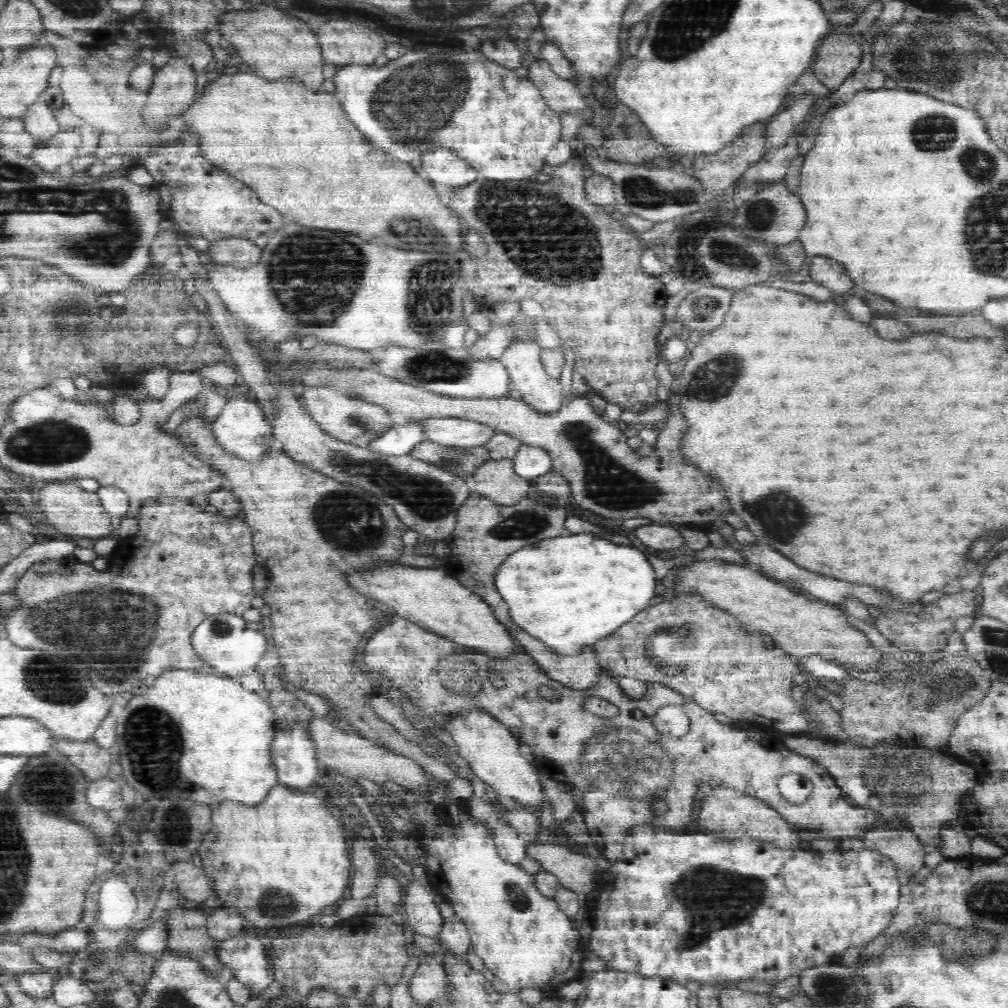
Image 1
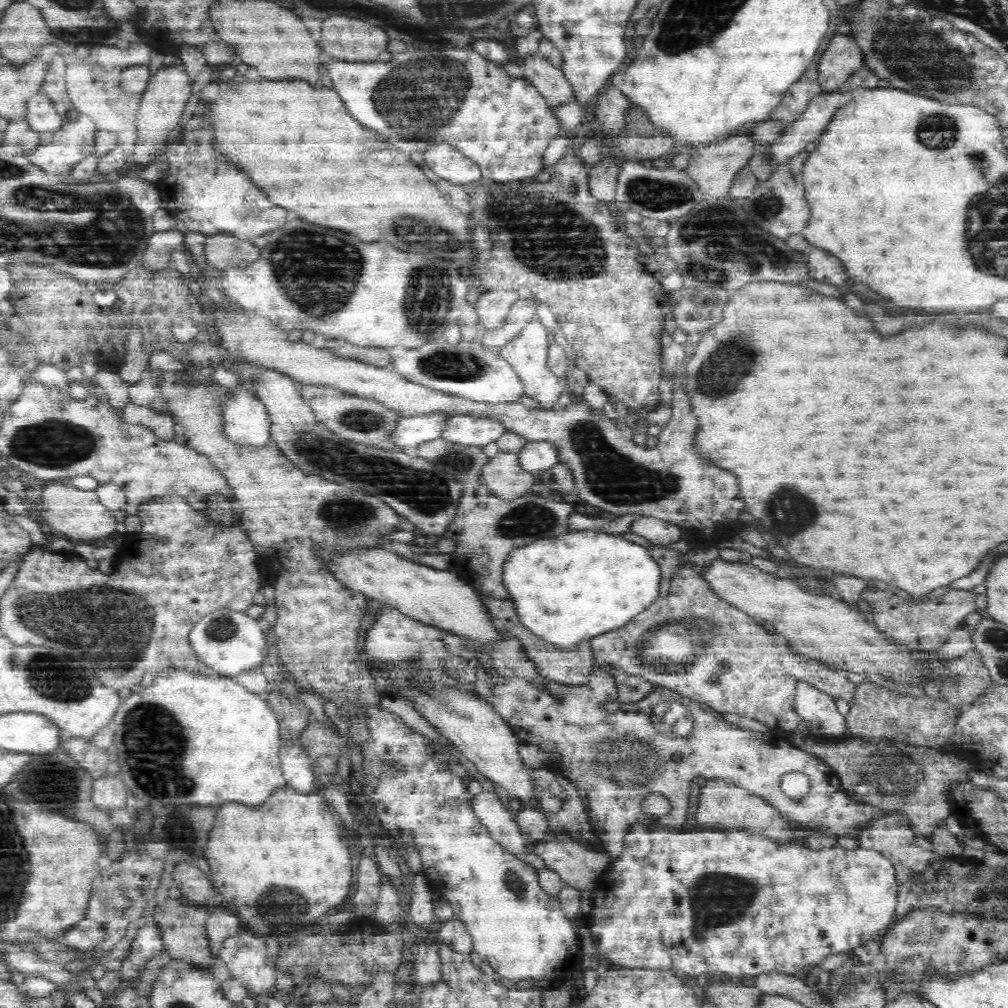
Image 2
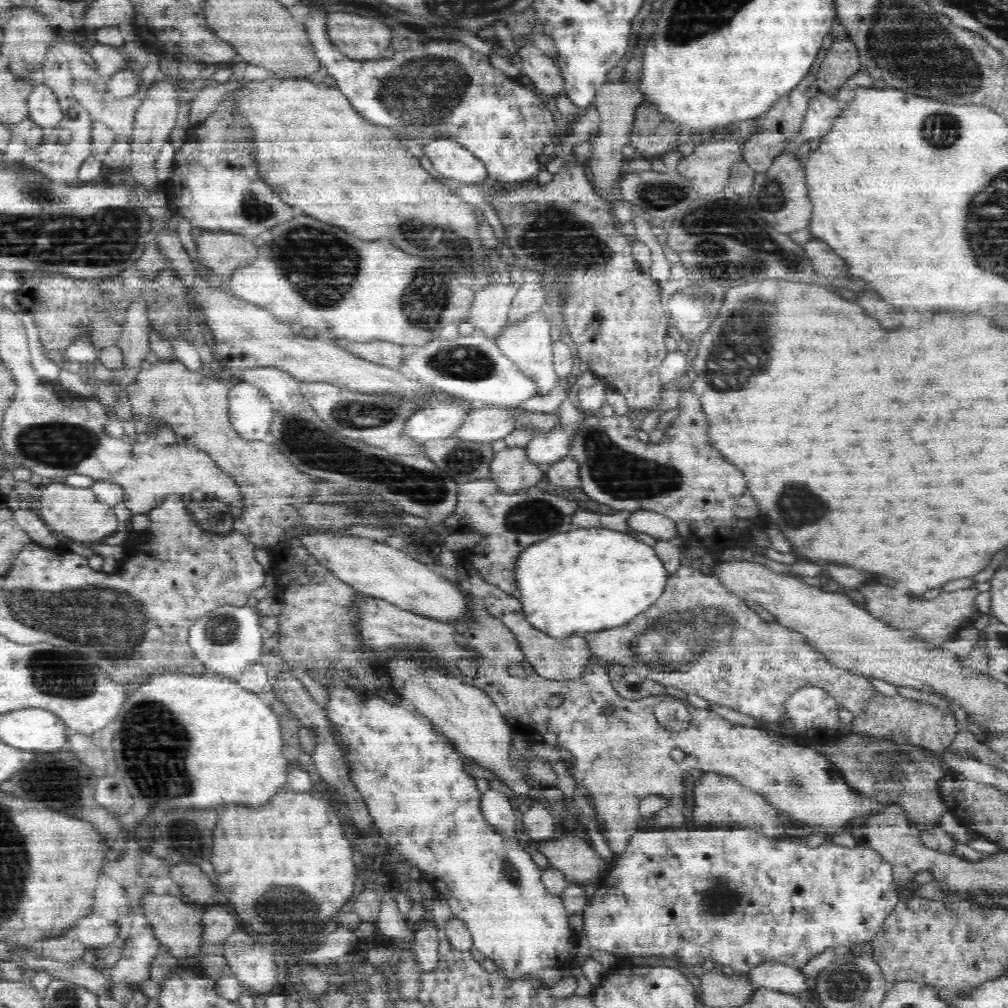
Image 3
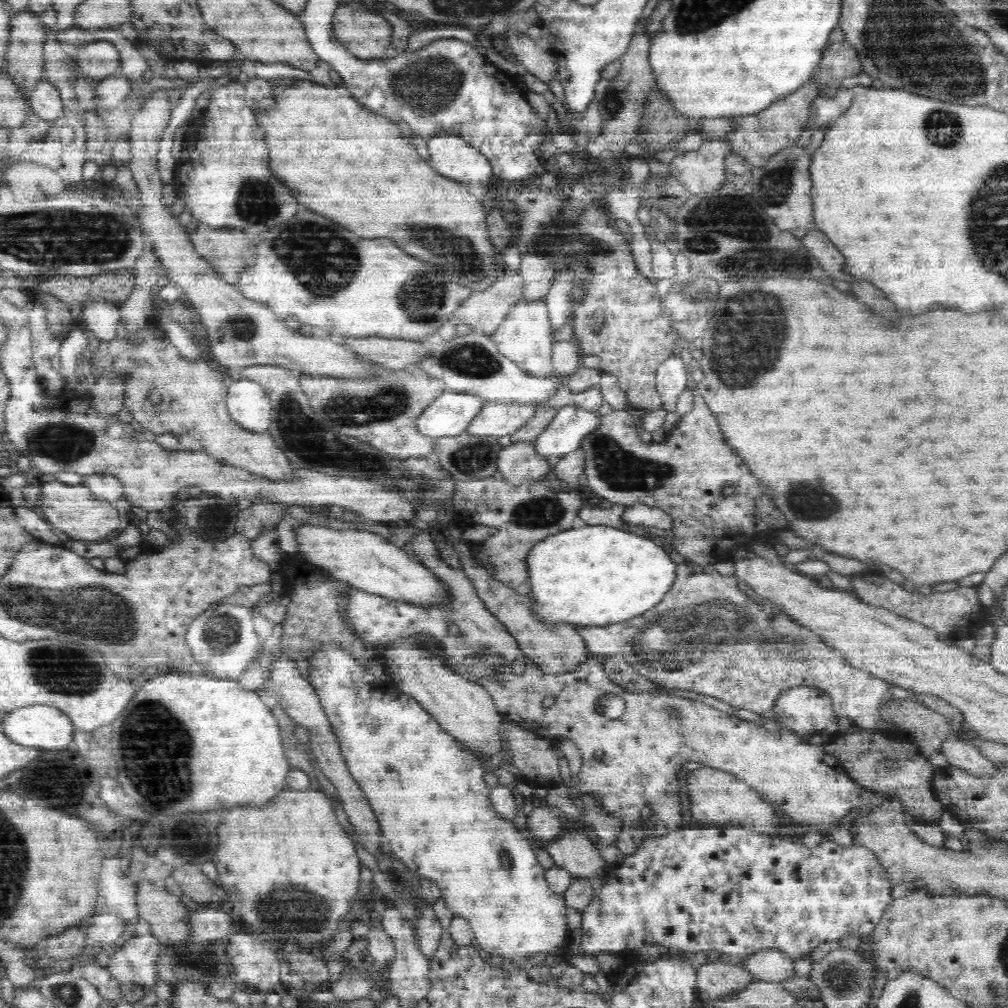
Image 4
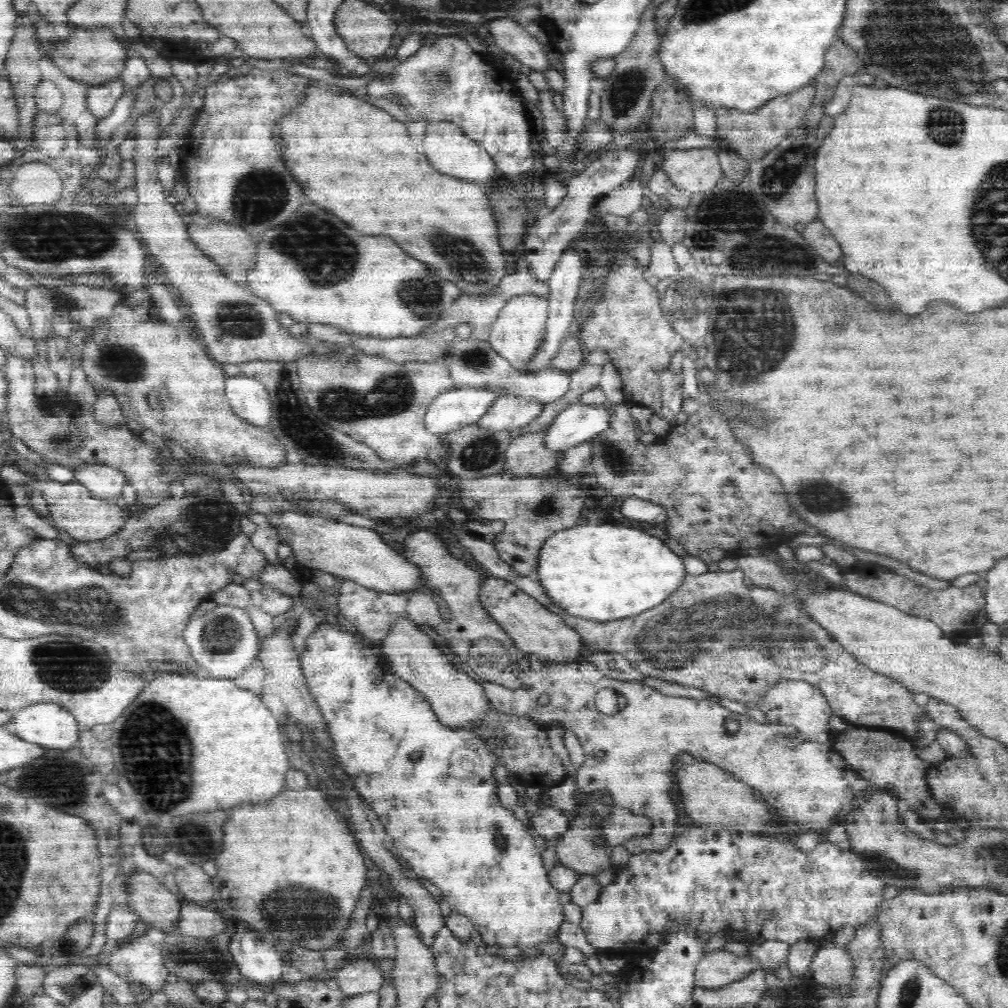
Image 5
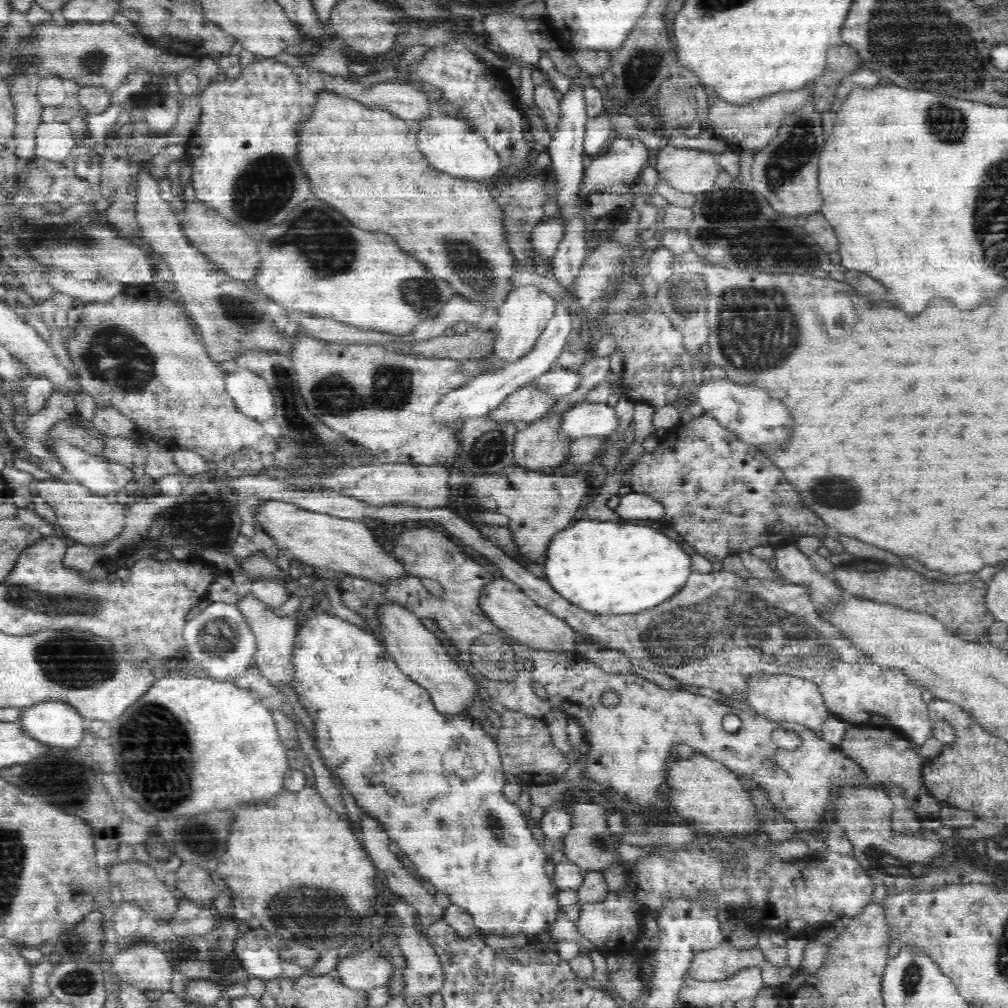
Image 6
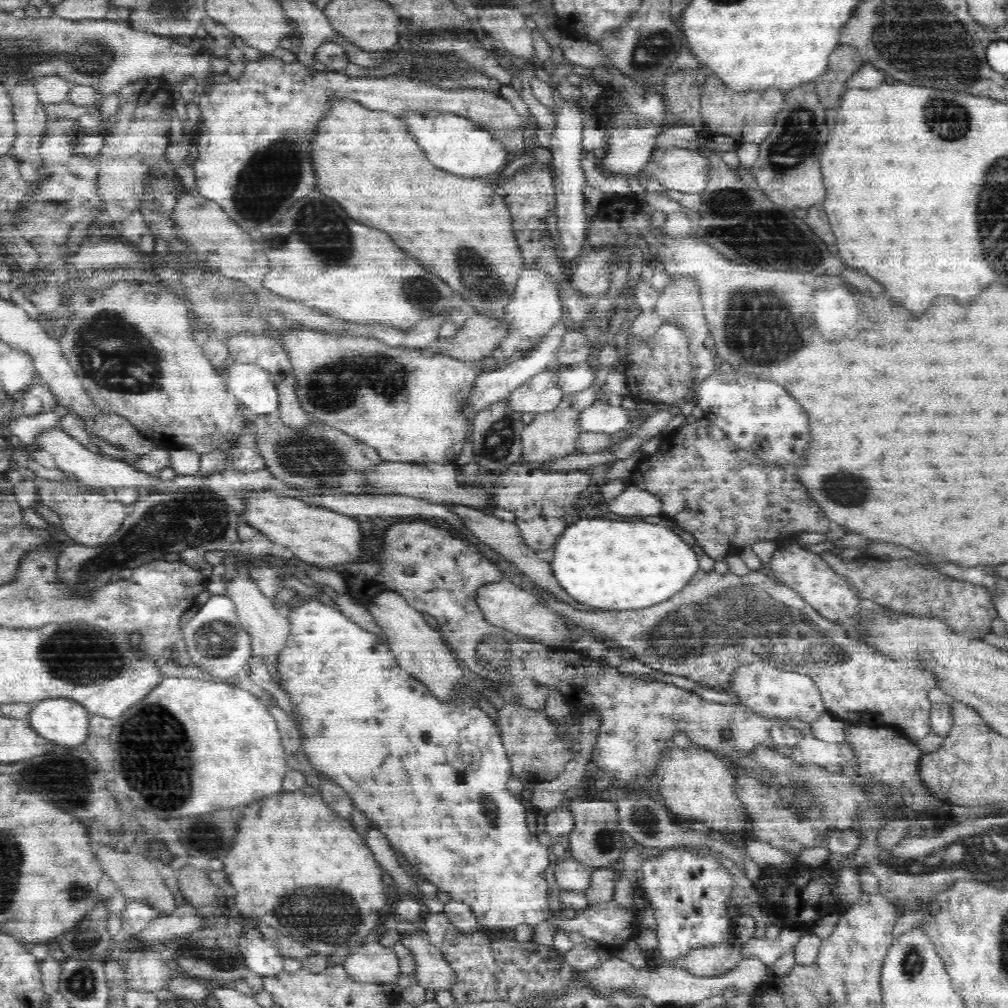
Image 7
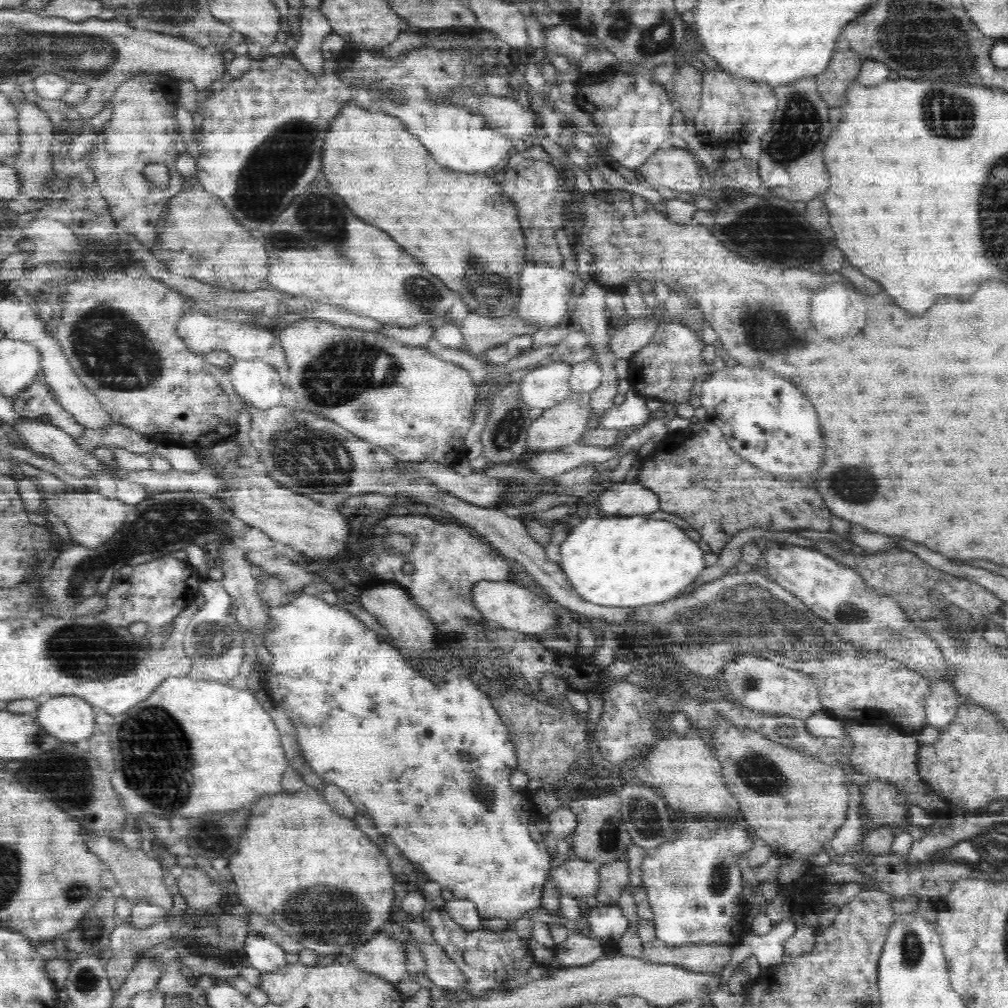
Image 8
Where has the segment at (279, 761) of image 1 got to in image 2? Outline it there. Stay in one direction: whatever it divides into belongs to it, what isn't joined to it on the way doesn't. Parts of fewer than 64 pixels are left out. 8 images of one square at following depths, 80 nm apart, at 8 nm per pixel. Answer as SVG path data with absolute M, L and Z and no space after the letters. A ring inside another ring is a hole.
M299 744L283 747L281 750L281 765L286 777L285 788L294 789L301 793L312 791L315 778L310 769L310 758L302 752Z

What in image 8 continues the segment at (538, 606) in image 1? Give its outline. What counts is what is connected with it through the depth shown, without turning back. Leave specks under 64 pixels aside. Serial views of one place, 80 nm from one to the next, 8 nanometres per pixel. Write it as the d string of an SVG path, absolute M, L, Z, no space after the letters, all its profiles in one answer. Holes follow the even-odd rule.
M648 515L594 516L594 518L585 516L560 544L562 569L586 600L604 606L618 607L658 605L676 597L708 568L704 560L708 548L702 542L692 540L680 526L668 520L648 518Z

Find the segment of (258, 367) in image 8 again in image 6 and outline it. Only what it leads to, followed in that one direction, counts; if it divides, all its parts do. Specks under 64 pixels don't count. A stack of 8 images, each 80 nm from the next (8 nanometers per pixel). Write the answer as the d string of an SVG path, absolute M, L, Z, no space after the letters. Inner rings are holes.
M238 368L225 375L227 393L237 407L260 423L275 414L275 398L269 382L257 370Z

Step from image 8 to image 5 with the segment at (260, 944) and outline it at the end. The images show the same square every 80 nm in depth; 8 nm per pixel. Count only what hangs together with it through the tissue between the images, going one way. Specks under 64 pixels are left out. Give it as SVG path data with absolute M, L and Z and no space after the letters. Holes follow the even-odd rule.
M236 933L232 938L229 951L234 955L245 982L269 986L270 983L282 979L284 959L280 950L271 948L271 946L262 948L260 942L256 942L256 938L252 944L250 936L242 936L242 942L240 942L240 934Z

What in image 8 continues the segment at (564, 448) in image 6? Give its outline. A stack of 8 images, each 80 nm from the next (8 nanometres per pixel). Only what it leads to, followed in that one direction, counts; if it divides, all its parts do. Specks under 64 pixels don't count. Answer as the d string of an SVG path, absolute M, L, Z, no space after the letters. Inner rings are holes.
M572 391L558 404L543 409L543 413L535 418L534 424L528 430L526 446L528 451L546 451L549 449L560 449L561 446L579 443L586 434L587 424L591 418L591 393Z

